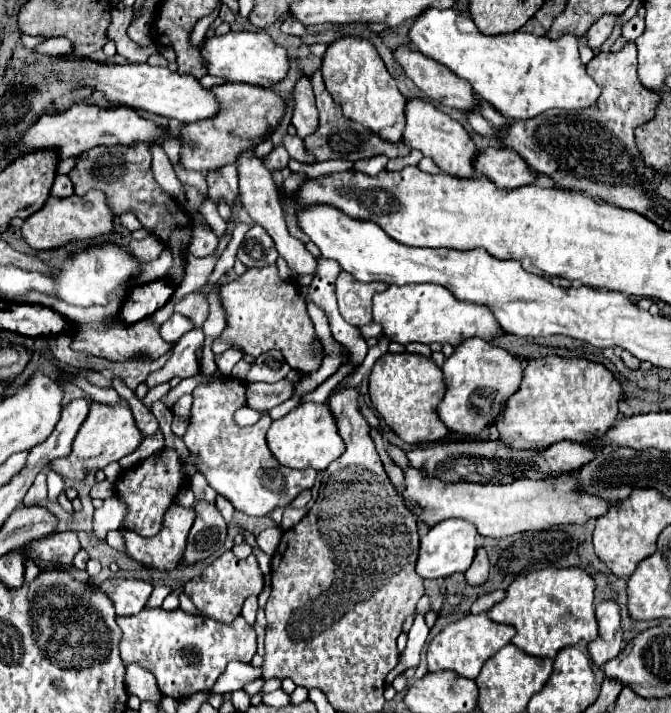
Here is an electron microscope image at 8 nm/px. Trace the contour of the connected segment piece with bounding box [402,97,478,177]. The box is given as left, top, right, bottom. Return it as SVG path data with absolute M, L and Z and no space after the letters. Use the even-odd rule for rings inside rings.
M410 99L406 103L406 129L402 137L410 149L420 151L424 157L430 157L444 173L454 177L472 177L474 175L474 157L478 153L476 145L472 143L468 131L452 117L436 109L432 103L424 99Z

